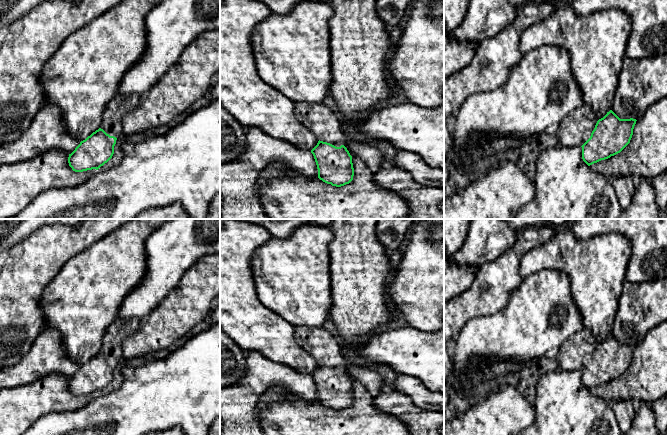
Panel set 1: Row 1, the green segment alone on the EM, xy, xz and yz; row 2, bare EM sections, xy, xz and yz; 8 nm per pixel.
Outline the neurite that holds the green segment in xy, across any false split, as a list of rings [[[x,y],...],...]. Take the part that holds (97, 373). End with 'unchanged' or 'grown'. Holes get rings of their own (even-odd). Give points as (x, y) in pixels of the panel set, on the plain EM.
[[[99,352],[81,365],[75,374],[69,378],[69,390],[75,396],[98,394],[112,382],[116,364],[116,361],[110,360]]]; unchanged

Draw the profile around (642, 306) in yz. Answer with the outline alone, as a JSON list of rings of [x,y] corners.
[[[668,277],[653,281],[625,282],[611,334],[620,343],[640,343],[654,327],[668,320]]]

